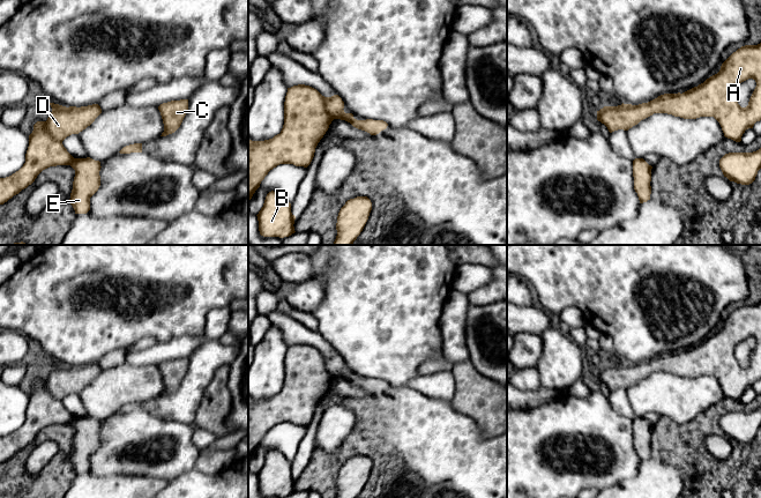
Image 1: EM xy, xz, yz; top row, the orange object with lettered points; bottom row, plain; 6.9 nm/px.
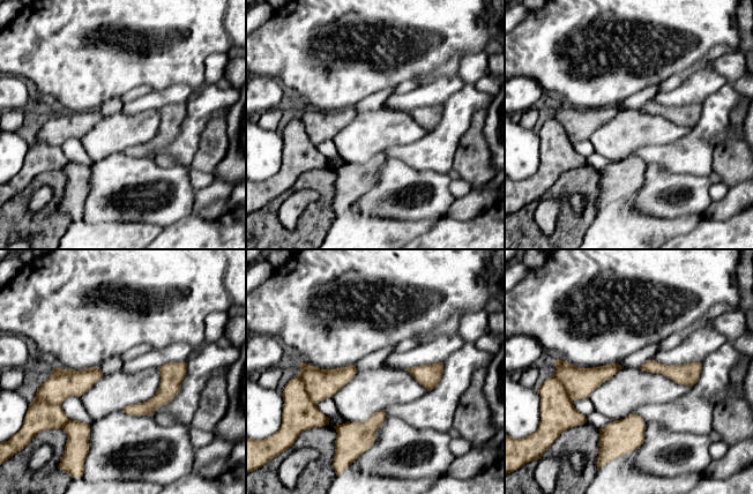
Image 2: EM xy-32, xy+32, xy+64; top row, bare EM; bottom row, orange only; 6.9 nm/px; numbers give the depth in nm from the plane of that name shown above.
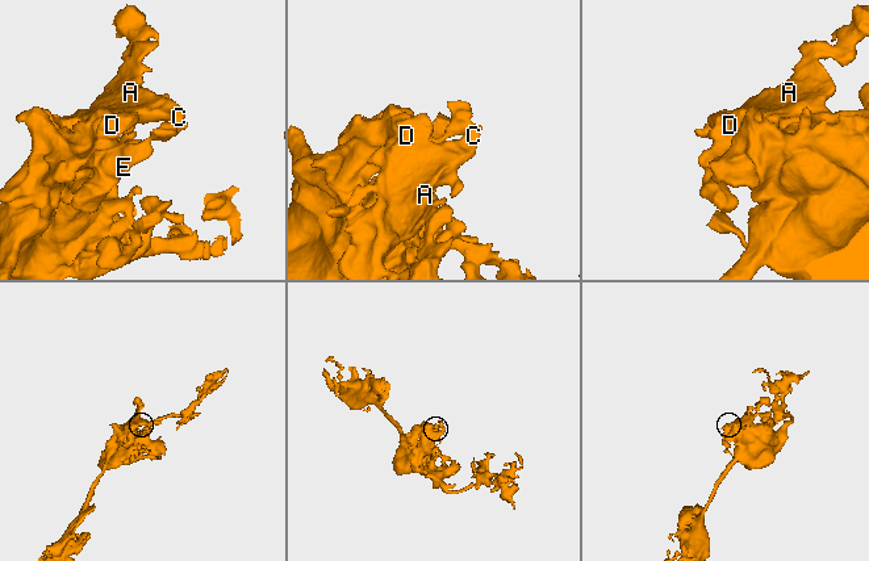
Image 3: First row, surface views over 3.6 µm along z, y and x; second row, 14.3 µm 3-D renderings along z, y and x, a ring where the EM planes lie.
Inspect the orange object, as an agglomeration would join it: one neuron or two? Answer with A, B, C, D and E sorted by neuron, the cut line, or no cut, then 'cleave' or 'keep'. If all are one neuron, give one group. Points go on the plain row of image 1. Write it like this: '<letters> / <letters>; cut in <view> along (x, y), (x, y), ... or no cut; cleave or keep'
A B C D E; no cut; keep

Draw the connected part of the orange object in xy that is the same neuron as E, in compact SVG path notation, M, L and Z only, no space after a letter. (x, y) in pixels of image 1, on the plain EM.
M49 363L52 371L47 379L37 380L29 394L25 422L12 434L0 437L0 463L31 444L43 429L70 424L75 429L75 436L69 460L75 473L87 473L90 469L90 456L100 445L100 421L90 416L74 417L62 400L90 385L102 372L102 367L98 363L81 366Z

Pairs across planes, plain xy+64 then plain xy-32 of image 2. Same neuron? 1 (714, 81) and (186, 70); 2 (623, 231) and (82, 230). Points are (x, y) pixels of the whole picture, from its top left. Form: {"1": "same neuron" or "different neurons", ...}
{"1": "different neurons", "2": "same neuron"}

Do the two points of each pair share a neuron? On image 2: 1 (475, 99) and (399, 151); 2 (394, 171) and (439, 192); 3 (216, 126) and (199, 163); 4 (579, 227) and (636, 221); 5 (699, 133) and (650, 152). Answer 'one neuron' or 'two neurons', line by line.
1: one neuron
2: one neuron
3: one neuron
4: two neurons
5: one neuron

